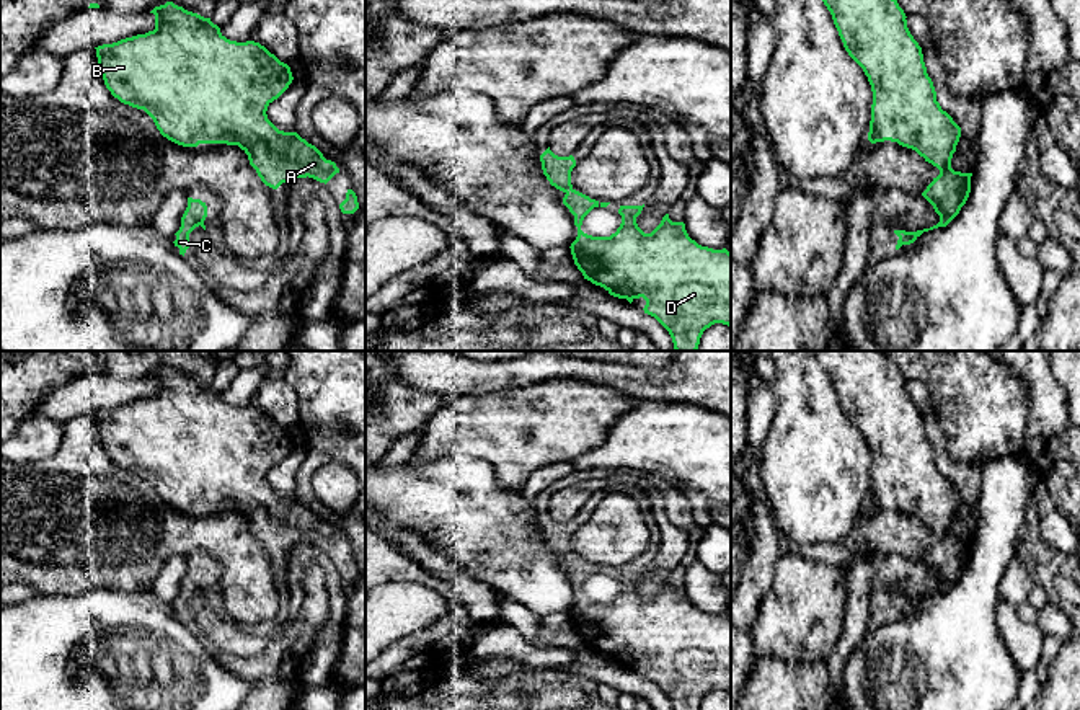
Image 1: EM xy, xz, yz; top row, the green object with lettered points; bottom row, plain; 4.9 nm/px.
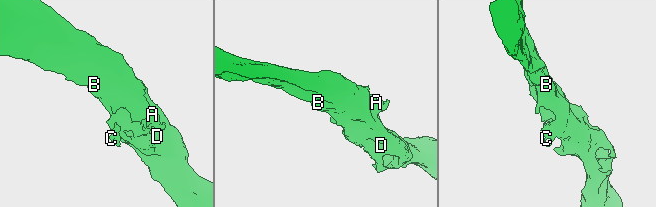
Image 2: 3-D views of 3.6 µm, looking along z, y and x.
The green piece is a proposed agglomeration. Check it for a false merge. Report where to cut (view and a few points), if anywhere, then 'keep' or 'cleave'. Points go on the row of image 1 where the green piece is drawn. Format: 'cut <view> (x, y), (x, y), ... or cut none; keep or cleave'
cut none; keep

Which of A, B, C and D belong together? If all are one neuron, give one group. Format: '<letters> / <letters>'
A B C D

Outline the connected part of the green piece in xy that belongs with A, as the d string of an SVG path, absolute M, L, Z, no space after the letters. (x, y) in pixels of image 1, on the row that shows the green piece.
M173 2L155 7L150 13L155 15L153 31L95 47L104 85L114 98L132 108L144 109L153 119L160 134L178 145L238 145L248 155L250 165L256 170L261 181L272 189L290 180L307 176L326 184L339 173L336 163L326 160L315 145L308 144L297 132L279 131L268 119L268 106L294 80L287 64L281 62L259 42L227 39L210 18L188 11Z

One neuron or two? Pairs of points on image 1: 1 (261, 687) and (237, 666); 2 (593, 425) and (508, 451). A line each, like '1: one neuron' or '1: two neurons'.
1: one neuron
2: one neuron

